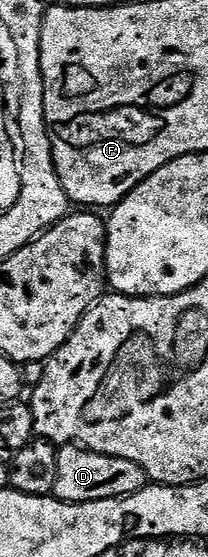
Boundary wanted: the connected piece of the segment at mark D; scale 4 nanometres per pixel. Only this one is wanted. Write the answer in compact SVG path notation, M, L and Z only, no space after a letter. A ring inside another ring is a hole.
M64 444L58 448L58 469L53 495L65 504L83 504L97 500L120 500L147 487L146 471L128 458L116 458L108 454L91 452L76 444Z

